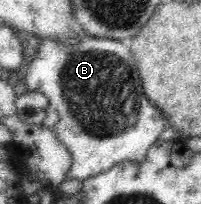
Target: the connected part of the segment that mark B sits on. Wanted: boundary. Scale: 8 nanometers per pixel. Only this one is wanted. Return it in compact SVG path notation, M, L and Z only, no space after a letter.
M79 33L76 37L76 42L59 44L59 40L55 40L53 36L38 36L40 44L34 60L28 64L24 84L28 91L42 93L57 110L58 120L51 129L68 149L71 162L68 174L64 178L83 181L88 176L106 172L120 162L141 163L146 158L148 149L167 126L162 113L144 95L137 64L130 48L120 40L88 37L85 33Z

